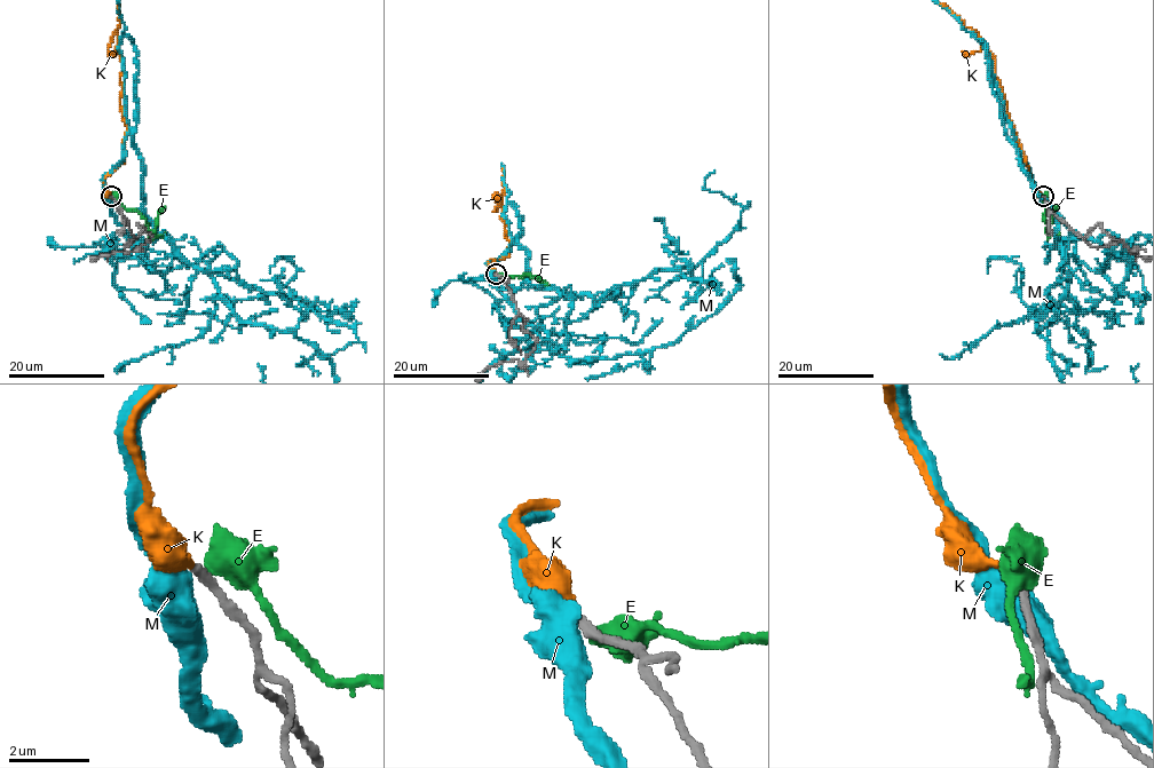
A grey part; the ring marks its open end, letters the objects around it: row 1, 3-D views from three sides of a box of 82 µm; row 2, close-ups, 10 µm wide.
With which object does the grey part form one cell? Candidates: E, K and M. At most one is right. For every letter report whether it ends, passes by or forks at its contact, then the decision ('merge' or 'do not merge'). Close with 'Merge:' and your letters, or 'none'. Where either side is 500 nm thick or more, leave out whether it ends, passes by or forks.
E: do not merge
K: it ends there; merge
M: it forks there; do not merge
Merge: K

